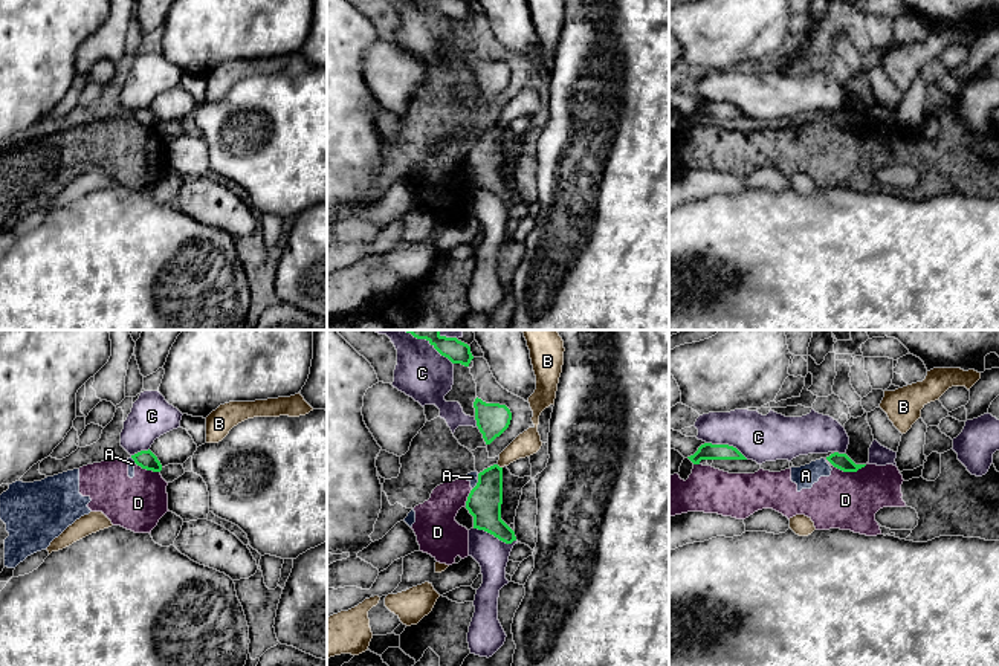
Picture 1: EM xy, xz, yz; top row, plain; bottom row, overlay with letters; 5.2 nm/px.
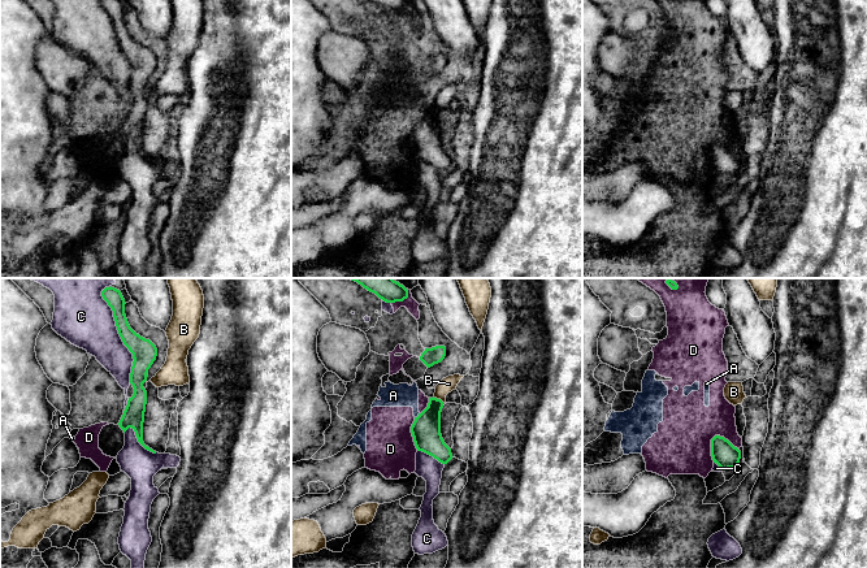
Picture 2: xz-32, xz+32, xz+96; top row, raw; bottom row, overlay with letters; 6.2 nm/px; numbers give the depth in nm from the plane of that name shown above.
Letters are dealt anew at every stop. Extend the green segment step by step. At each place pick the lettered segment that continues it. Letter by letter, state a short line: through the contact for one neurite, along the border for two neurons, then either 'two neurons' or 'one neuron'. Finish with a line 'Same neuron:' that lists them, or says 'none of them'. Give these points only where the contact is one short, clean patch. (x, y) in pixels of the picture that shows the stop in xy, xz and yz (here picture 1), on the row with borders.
A: xz (478, 480), (472, 489) | two neurons
B: two neurons
C: two neurons
D: two neurons
Same neuron: none of them

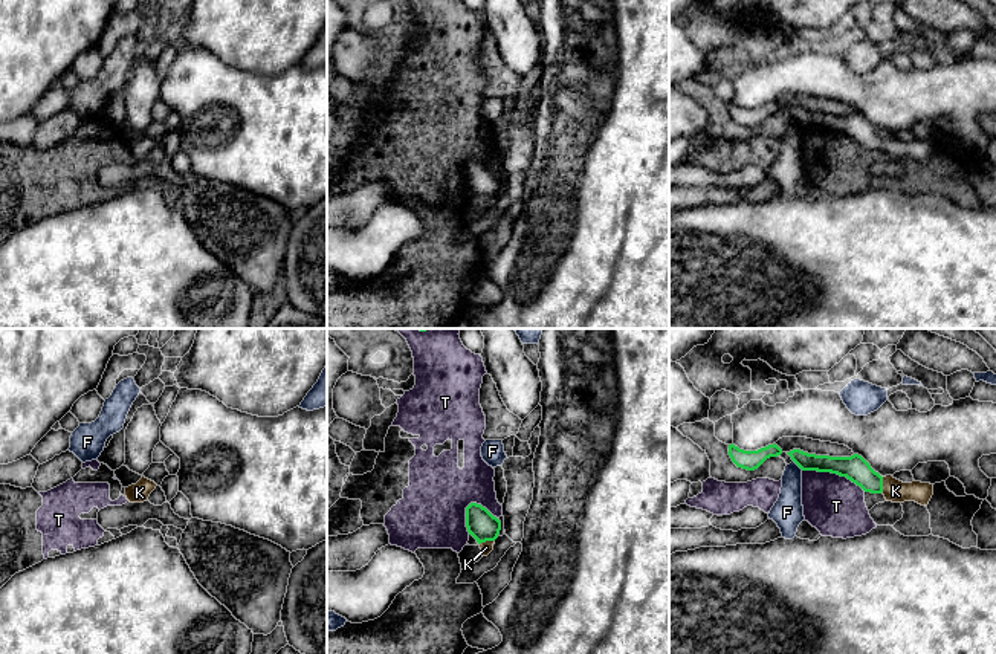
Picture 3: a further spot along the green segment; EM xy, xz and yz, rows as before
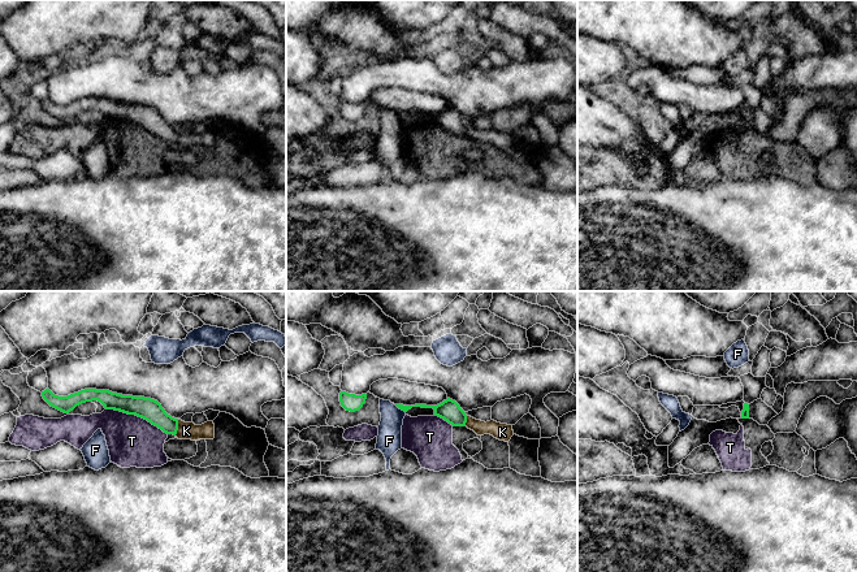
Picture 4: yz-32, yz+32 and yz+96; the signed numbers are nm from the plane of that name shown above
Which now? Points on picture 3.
F: two neurons
K: xz (481, 524), (486, 530), (486, 540), (486, 547) | one neuron
T: two neurons
Same neuron: K

